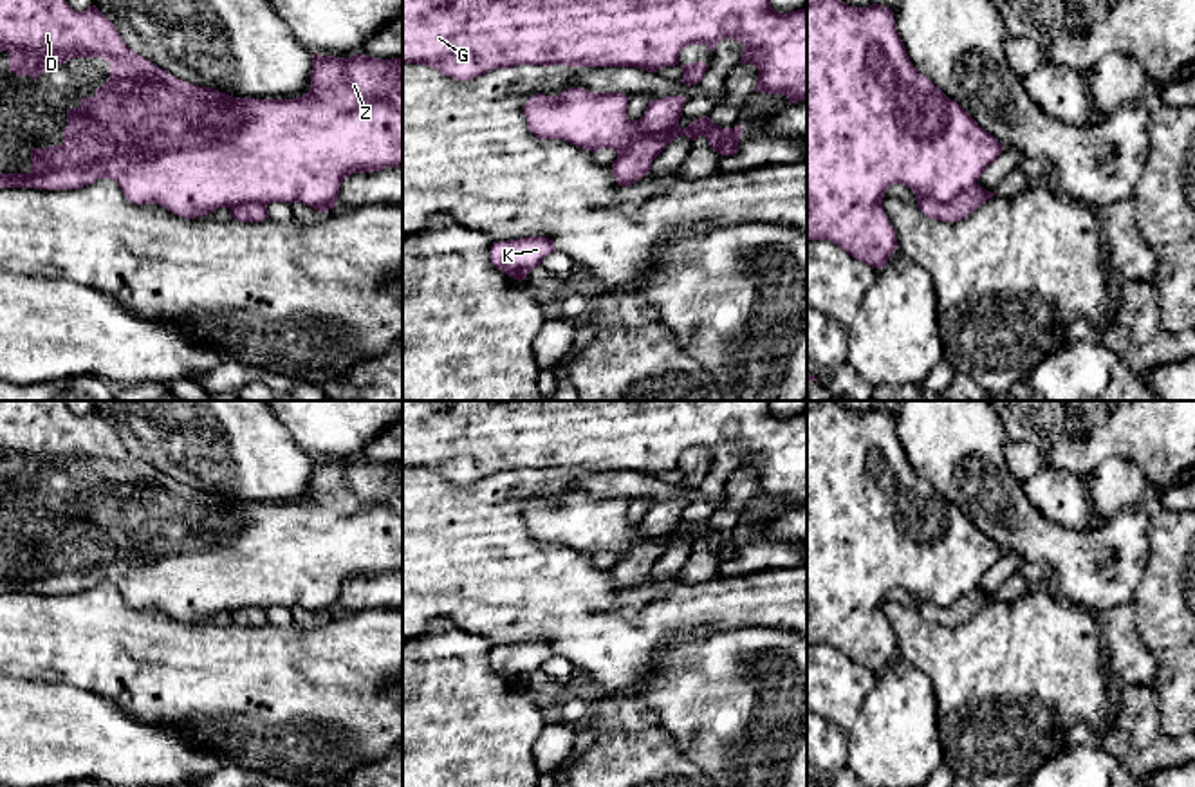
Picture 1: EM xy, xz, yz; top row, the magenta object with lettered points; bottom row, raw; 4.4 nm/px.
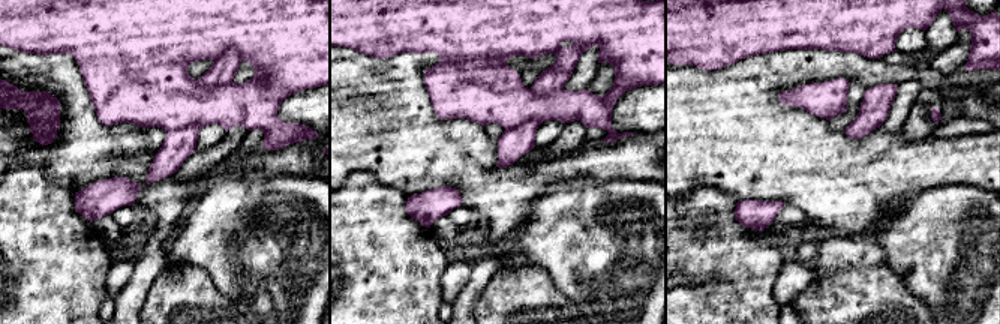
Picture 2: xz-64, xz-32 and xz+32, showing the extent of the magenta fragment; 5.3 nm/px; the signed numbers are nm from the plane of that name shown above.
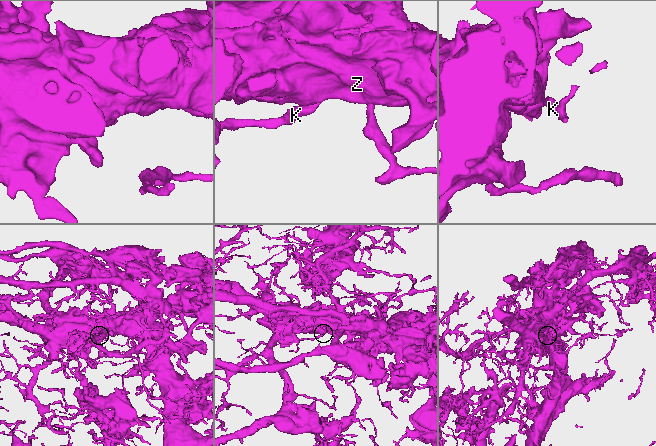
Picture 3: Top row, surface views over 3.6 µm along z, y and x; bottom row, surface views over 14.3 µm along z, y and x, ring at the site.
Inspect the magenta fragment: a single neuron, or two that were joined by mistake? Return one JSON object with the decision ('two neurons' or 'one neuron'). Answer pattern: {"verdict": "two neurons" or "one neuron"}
{"verdict": "two neurons"}

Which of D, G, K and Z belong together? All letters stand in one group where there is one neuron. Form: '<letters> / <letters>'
D G Z / K

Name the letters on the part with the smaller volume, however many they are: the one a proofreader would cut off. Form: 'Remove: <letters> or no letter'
Remove: K

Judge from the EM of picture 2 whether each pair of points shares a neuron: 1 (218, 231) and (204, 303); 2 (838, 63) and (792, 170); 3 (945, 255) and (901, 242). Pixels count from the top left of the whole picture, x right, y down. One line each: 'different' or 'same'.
1: different
2: same
3: same

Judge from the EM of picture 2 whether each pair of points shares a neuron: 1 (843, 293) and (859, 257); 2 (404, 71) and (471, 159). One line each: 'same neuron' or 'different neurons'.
1: different neurons
2: same neuron

